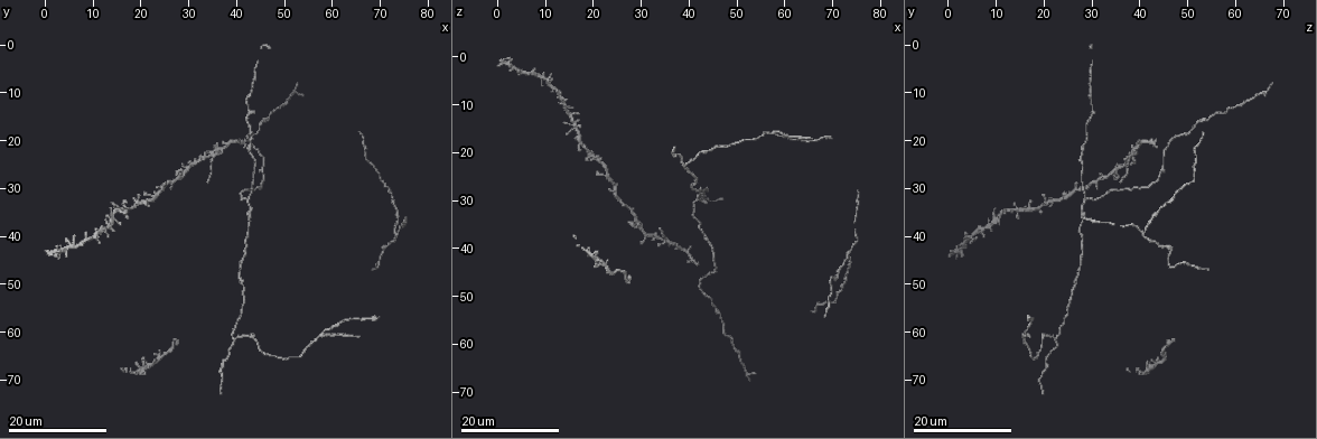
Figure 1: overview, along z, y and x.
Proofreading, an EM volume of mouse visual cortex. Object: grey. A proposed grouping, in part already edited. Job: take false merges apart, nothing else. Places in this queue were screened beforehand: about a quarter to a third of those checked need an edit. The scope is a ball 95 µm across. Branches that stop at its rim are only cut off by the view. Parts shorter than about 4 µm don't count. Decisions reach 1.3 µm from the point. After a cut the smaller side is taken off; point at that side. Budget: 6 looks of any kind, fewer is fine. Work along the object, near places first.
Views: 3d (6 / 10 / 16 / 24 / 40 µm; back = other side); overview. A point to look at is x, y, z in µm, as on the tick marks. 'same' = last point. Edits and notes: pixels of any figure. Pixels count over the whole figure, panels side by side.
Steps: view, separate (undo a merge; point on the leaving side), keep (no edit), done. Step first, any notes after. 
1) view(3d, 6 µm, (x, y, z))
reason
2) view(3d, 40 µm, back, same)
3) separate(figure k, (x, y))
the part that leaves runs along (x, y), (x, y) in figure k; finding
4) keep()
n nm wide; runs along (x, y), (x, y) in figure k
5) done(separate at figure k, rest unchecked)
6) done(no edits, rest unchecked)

view(3d, 16 µm, (73.5, 39.5, 41.0))
branch point

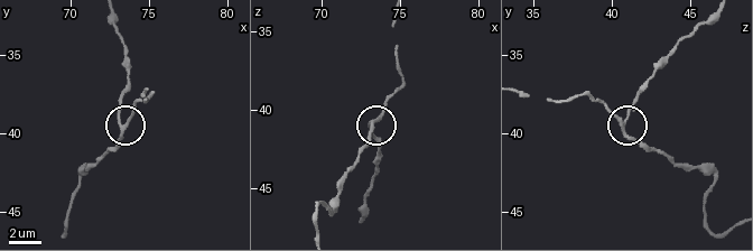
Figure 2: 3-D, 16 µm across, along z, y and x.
view(3d, 6 µm, (73.6, 39.4, 40.6))
closer look

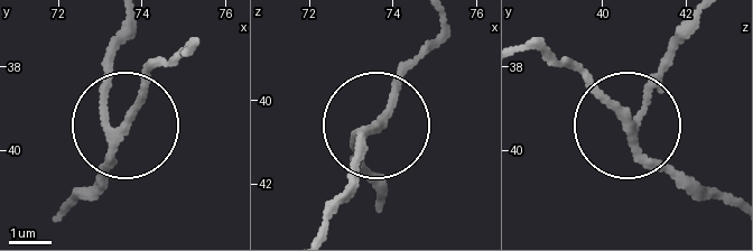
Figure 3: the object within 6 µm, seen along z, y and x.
view(3d, 6 µm, back, (73.65, 39.40, 40.60))

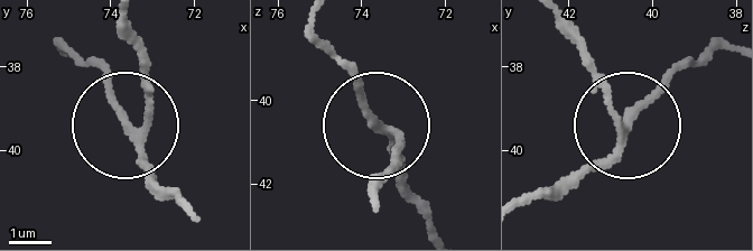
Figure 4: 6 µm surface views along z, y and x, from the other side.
separate(figure 4, (146, 75))
3 arms; the part that leaves runs along (143, 133), (143, 73), (122, 19) in figure 4; a second neuron is stuck on

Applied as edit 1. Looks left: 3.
view(overview)

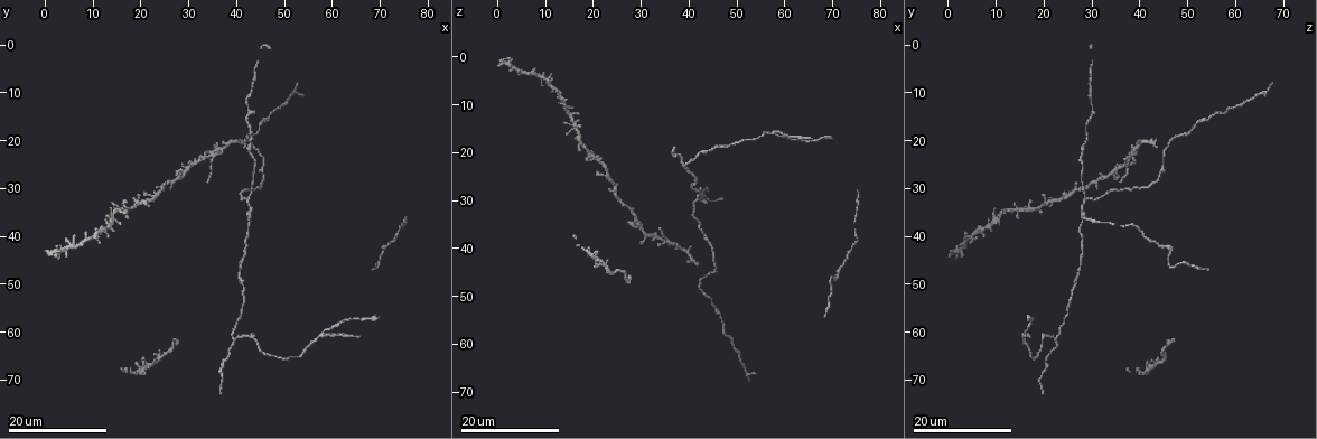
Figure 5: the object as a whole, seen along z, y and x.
view(3d, 16 µm, (43.0, 32.5, 28.5))
arms part here

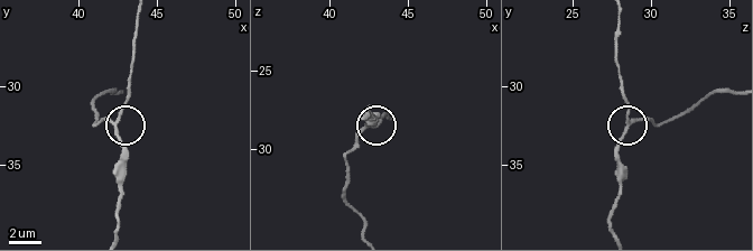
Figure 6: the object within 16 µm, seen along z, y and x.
view(3d, 6 µm, (42.4, 32.2, 28.4))

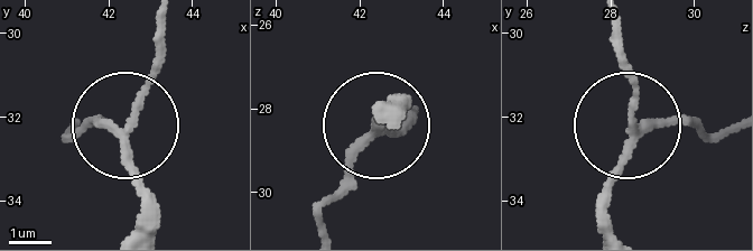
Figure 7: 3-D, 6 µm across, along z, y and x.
keep()
170 nm wide; runs along (72, 120), (78, 135), (136, 117), (161, 24) in figure 7; continuous, no second neuron

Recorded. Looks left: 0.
done(separate at figure 4, rest unchecked)

